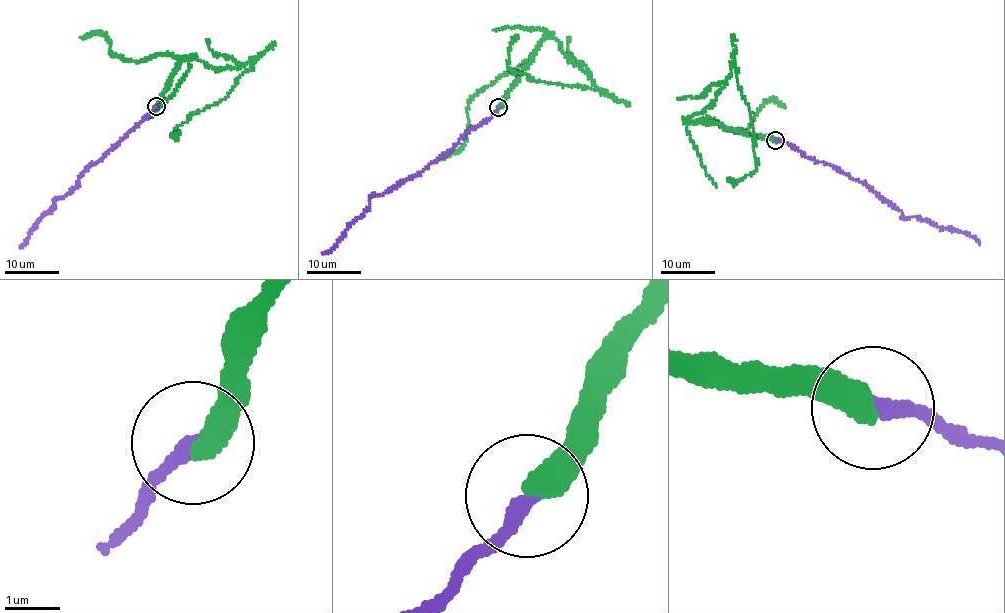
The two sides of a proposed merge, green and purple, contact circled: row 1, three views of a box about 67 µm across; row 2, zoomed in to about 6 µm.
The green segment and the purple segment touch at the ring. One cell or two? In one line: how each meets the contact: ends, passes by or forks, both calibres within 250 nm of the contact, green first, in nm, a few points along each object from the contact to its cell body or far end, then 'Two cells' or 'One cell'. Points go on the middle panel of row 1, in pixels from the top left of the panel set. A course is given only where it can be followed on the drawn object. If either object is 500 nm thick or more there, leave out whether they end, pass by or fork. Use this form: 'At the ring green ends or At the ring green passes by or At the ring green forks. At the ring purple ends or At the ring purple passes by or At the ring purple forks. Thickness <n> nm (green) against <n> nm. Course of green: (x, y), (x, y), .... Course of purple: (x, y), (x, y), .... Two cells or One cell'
At the ring green ends. At the ring purple ends. Thickness 440 nm (green) against 300 nm. Course of green: (498, 108), (545, 37), (558, 41), (559, 50), (604, 91), (537, 81), (510, 70), (508, 49), (518, 35). Course of purple: (498, 108), (420, 172), (371, 197), (369, 209), (349, 225), (338, 245), (323, 253). Two cells

